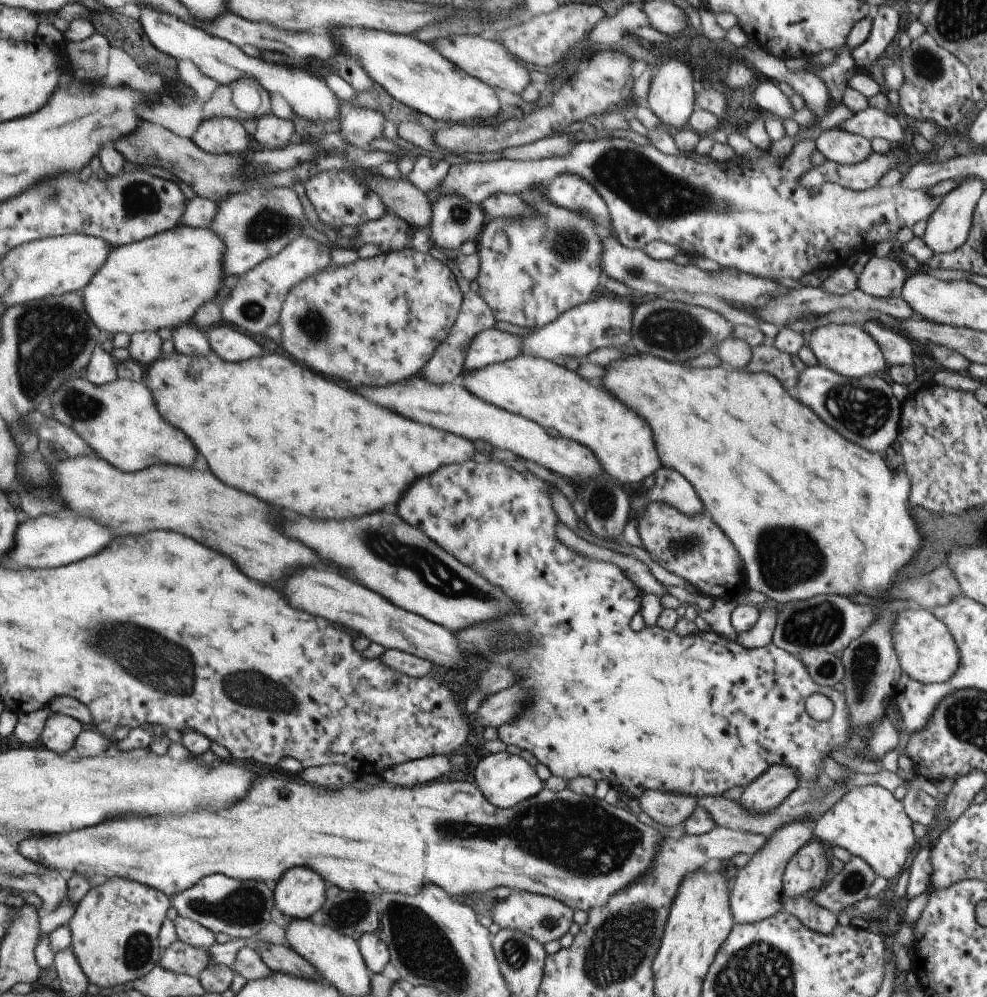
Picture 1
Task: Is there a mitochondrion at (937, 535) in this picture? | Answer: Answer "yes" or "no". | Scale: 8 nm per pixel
no

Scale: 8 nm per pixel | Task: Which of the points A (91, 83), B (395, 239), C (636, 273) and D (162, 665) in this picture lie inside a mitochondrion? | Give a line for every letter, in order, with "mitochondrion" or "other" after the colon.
A: other
B: other
C: mitochondrion
D: mitochondrion

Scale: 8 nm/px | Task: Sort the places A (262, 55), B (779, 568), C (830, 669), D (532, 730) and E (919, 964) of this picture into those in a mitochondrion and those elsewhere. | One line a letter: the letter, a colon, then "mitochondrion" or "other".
A: other
B: mitochondrion
C: mitochondrion
D: other
E: other

